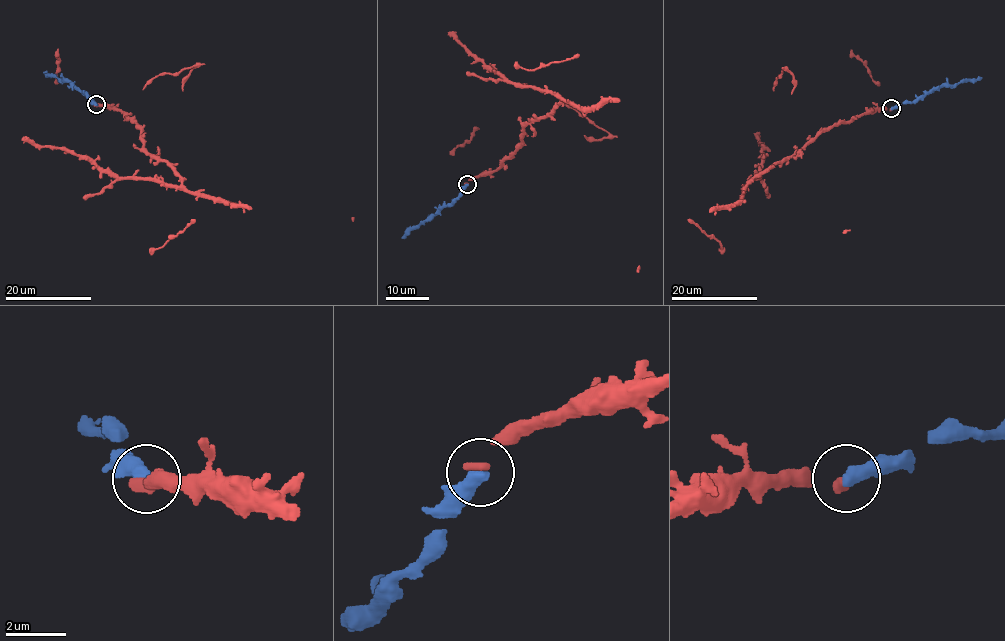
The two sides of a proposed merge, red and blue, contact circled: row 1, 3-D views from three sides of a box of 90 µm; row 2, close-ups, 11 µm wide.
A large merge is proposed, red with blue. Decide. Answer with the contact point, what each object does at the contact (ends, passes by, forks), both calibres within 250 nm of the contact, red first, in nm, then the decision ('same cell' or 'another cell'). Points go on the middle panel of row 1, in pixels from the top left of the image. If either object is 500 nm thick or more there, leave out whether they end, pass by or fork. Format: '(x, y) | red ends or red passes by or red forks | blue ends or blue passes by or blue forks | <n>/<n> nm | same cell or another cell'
(467, 184) | red ends | blue ends | 300/480 nm | same cell

